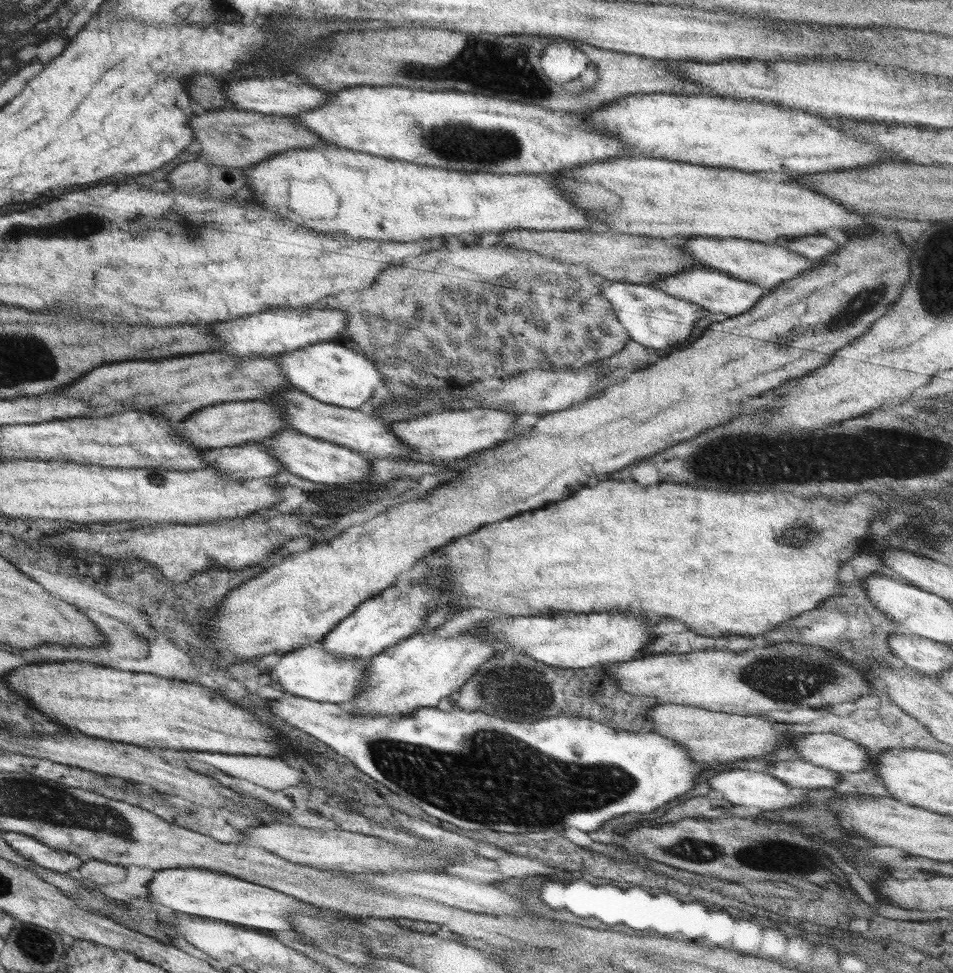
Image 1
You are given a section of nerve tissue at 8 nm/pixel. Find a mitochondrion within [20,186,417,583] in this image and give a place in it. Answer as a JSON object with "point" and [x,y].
{"point":[192,228]}

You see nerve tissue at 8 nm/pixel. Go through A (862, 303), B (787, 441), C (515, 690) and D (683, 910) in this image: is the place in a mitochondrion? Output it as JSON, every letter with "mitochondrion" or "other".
{"A":"mitochondrion","B":"mitochondrion","C":"mitochondrion","D":"other"}

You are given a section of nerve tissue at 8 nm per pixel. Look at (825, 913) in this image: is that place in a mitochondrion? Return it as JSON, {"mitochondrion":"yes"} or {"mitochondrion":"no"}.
{"mitochondrion":"no"}

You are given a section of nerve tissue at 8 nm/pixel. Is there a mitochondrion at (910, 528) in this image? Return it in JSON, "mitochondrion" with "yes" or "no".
{"mitochondrion":"yes"}

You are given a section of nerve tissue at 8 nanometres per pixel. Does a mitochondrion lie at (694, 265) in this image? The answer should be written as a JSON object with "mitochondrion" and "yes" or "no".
{"mitochondrion":"no"}

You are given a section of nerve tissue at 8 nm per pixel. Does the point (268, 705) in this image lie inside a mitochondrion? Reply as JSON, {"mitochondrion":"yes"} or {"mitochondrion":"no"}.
{"mitochondrion":"no"}

